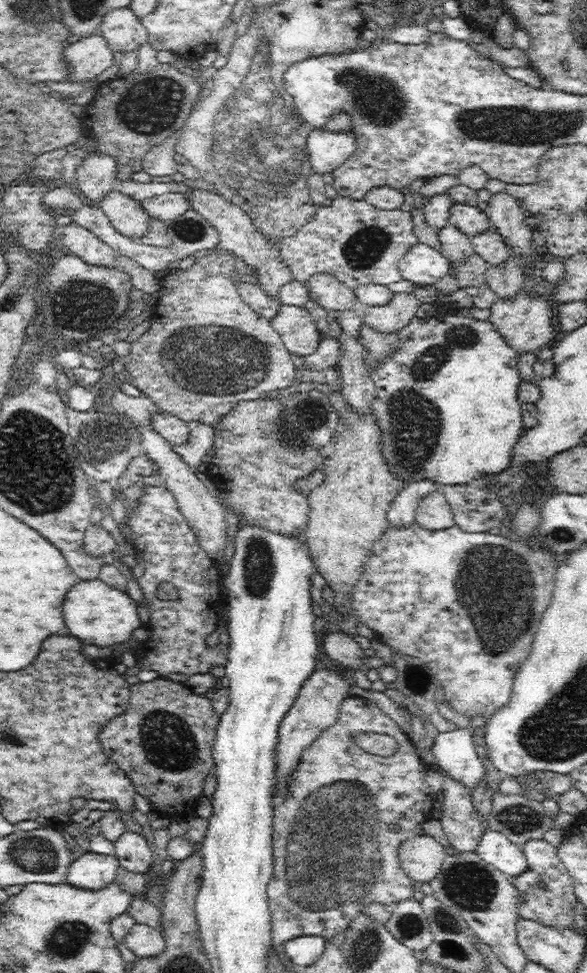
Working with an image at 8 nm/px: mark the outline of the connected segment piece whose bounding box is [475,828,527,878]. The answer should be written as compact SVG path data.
M490 828L482 834L475 852L482 860L495 866L510 878L520 876L527 868L526 857L518 845L501 832Z

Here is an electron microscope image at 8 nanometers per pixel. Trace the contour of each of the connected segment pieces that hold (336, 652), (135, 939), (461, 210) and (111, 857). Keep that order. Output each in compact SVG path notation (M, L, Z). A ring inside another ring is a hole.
M339 630L334 633L326 633L323 641L324 650L332 660L337 660L343 666L354 670L368 670L364 664L364 658L366 658L364 651L352 636Z
M136 923L125 937L125 946L138 957L158 957L165 950L162 930Z
M455 202L452 205L448 222L469 237L492 228L490 218L484 211L464 203Z
M89 850L70 863L67 882L83 889L98 890L115 881L118 866L115 854L98 854Z

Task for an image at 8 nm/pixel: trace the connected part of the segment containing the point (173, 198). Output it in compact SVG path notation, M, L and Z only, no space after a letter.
M164 193L143 200L142 207L150 215L158 220L168 222L190 209L190 199L184 193Z

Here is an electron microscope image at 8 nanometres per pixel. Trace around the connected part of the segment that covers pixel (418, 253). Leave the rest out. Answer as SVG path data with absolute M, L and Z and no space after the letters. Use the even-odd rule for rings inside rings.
M420 241L412 247L398 263L403 279L414 285L433 285L442 276L451 273L450 263L440 251Z

